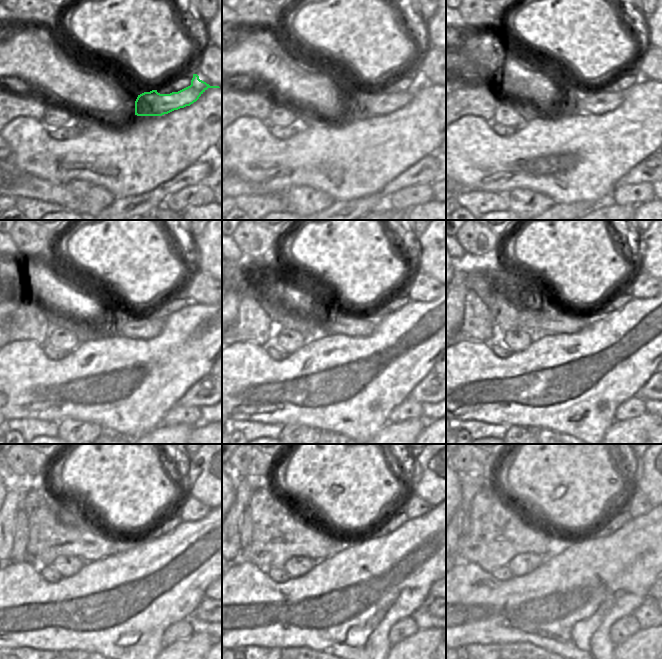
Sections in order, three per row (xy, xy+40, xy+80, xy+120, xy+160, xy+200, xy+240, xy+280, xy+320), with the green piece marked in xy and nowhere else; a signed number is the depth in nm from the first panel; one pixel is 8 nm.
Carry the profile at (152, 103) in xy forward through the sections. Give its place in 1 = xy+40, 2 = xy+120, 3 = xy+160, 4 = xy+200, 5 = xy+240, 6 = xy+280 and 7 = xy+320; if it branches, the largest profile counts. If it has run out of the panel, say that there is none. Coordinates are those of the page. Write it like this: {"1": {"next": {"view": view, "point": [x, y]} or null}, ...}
{"1": {"next": {"view": "xy+40", "point": [376, 102]}}, "2": {"next": {"view": "xy+120", "point": [147, 327]}}, "3": {"next": {"view": "xy+160", "point": [316, 322]}}, "4": {"next": {"view": "xy+200", "point": [508, 314]}}, "5": {"next": {"view": "xy+240", "point": [53, 532]}}, "6": {"next": {"view": "xy+280", "point": [279, 534]}}, "7": {"next": {"view": "xy+320", "point": [502, 526]}}}

